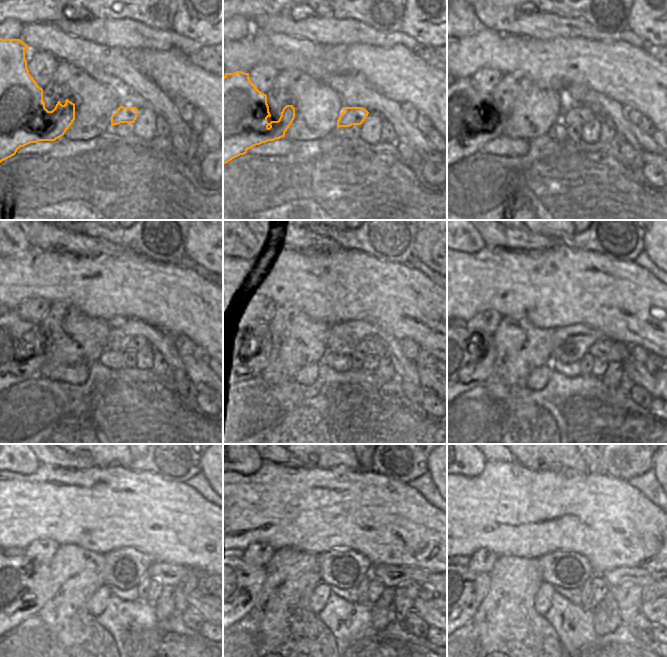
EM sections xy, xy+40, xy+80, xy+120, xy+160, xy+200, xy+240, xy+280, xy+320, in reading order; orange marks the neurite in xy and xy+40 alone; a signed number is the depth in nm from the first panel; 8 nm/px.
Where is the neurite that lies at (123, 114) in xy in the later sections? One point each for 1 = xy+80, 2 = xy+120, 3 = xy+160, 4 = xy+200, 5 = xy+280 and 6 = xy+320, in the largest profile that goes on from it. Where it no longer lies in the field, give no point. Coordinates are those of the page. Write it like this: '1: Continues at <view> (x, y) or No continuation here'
1: Continues at xy+80 (576, 114)
2: Continues at xy+120 (135, 343)
3: Continues at xy+160 (367, 346)
4: Continues at xy+200 (611, 350)
5: Continues at xy+280 (393, 576)
6: Continues at xy+320 (621, 576).

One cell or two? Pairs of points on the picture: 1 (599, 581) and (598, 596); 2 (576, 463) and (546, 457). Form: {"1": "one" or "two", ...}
{"1": "one", "2": "one"}

